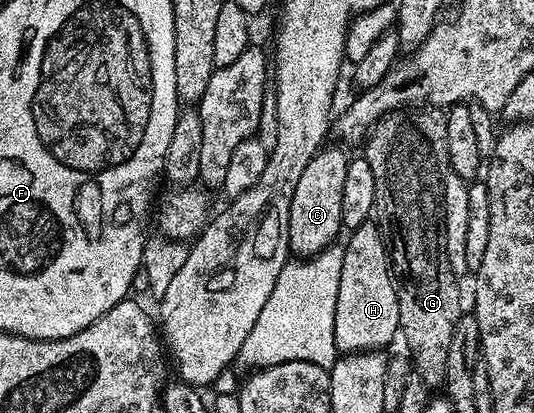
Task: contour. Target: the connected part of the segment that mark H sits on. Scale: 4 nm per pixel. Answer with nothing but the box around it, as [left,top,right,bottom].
[334,220,400,355]

